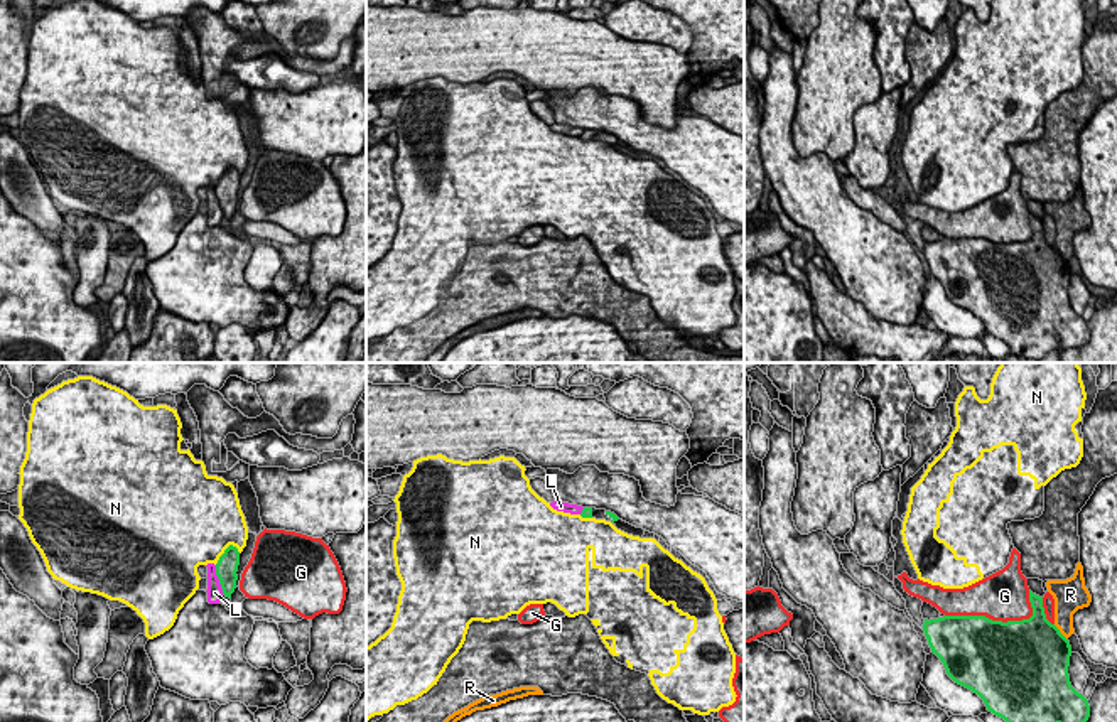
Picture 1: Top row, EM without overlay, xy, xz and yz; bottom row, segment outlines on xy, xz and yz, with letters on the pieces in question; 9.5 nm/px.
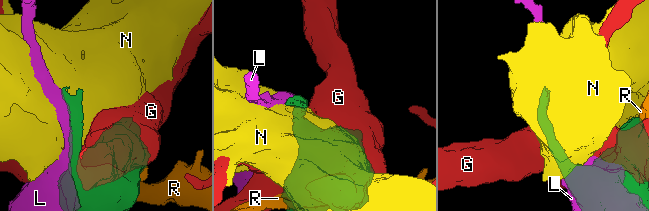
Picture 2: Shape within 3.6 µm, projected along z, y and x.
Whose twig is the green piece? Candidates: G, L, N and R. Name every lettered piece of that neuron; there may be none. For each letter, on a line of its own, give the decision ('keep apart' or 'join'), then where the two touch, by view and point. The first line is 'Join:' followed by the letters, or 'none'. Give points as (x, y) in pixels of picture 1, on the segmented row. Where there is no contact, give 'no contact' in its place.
Join: none
G: keep apart | yz (991, 619)
L: keep apart | xy (218, 577)
N: keep apart | xy (225, 550)
R: keep apart | yz (1060, 633)

